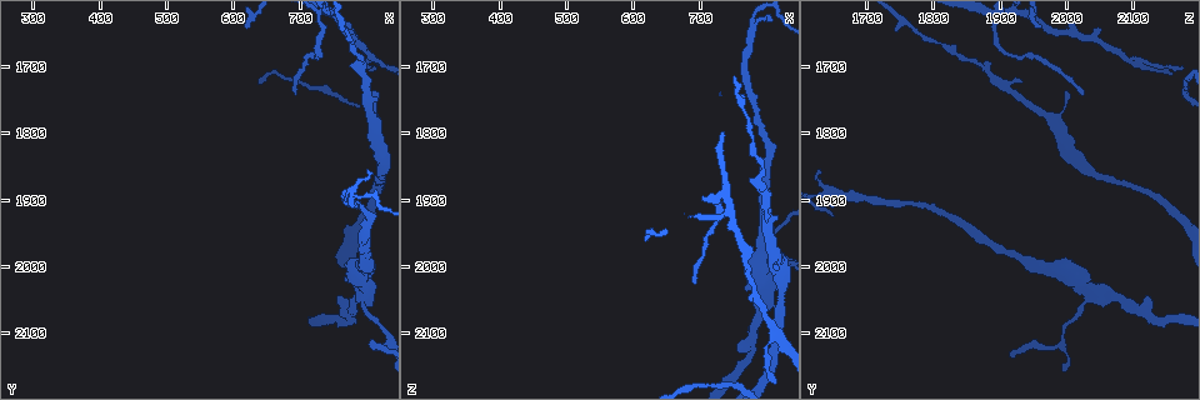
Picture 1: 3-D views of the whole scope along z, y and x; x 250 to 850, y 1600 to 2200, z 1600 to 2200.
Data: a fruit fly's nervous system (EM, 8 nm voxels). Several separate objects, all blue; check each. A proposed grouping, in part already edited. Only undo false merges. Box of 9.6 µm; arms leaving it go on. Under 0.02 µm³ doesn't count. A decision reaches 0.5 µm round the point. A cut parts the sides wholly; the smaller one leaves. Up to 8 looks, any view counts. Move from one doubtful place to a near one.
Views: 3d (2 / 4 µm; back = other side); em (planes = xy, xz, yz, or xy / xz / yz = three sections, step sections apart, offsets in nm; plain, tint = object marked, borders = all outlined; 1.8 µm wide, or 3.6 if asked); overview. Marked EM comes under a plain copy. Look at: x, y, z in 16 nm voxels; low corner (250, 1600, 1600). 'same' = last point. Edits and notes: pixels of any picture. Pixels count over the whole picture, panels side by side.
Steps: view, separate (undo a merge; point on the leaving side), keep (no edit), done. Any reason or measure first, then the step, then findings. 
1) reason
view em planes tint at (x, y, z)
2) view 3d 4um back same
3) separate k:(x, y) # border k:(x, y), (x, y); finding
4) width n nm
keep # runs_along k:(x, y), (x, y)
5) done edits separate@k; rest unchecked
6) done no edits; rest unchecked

thick turns thin
view 3d 2um back at (810, 1775, 1975)

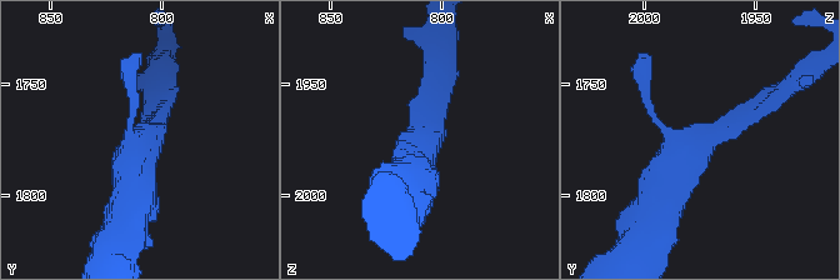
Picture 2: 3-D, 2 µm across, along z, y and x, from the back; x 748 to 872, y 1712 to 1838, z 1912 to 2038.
view em planes tint at (809, 1776, 1973)

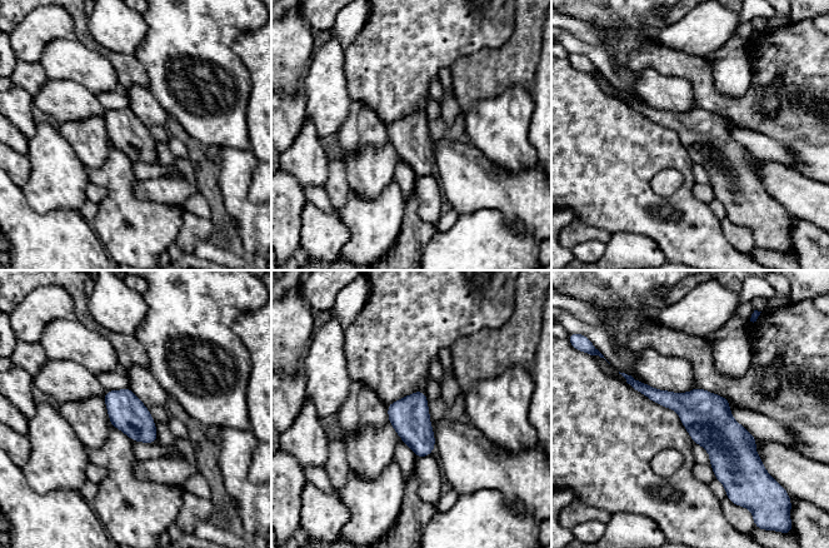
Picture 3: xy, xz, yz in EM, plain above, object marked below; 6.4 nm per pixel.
keep # runs_along 3:(629, 379), (679, 402), (730, 474); one cell here

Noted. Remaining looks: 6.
view em xz step 4 tint at (795, 2040, 2035)

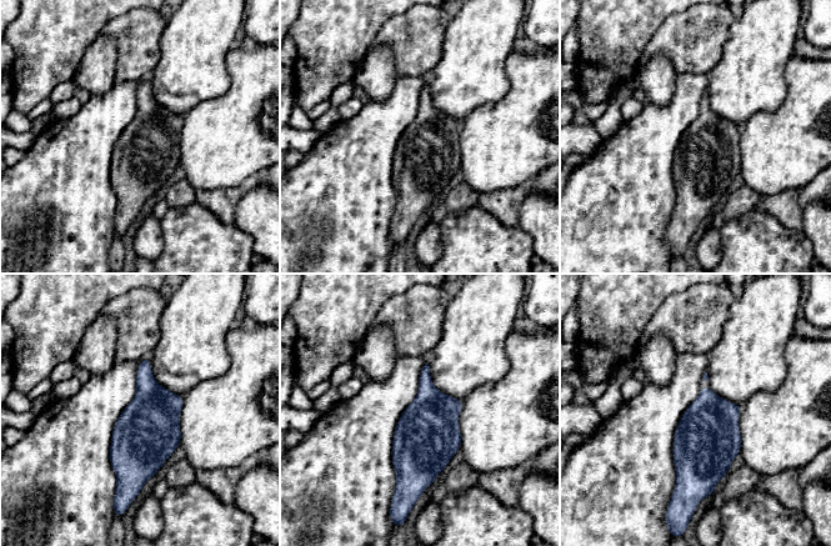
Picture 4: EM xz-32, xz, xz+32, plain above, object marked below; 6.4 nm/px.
view em yz step 8 tint same

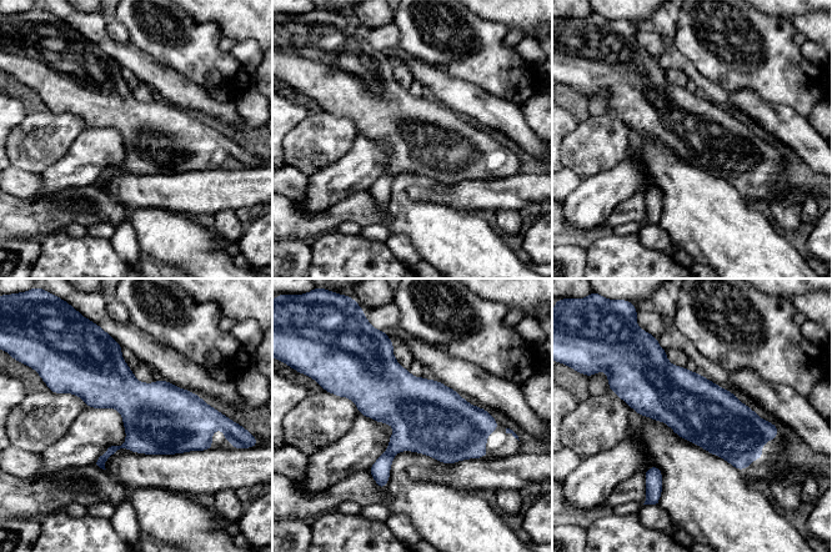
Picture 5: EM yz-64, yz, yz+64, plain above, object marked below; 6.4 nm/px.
keep # continuous, no second cell

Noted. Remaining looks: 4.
a narrow waist
view 3d 4um at (795, 1690, 1845)

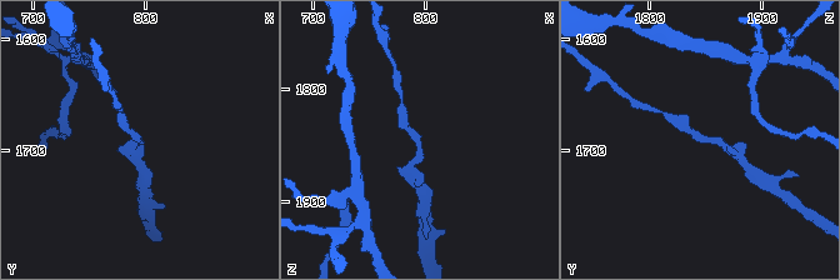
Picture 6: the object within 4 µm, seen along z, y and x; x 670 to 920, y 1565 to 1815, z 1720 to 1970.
shape alone is not enough
view em planes tint at (794, 1690, 1850)

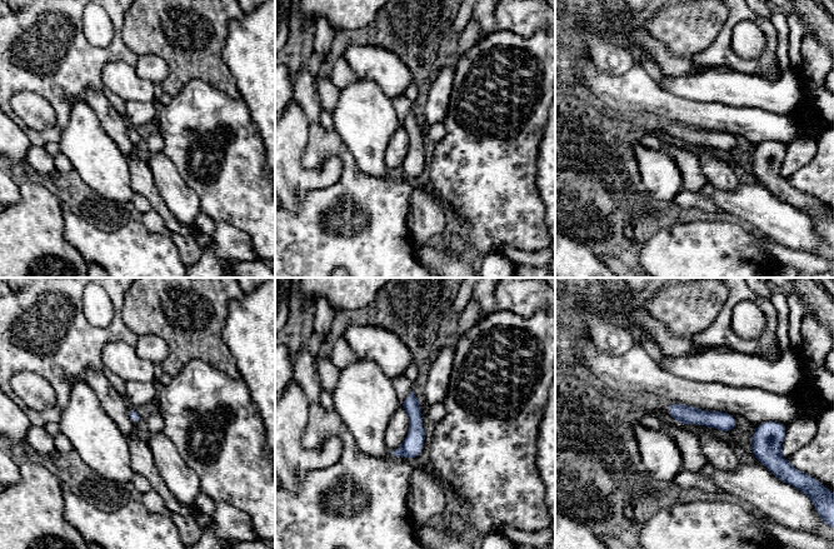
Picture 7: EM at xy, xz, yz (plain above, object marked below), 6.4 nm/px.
width 70 nm
keep # runs_along 7:(670, 409), (687, 415), (733, 422); one cell here

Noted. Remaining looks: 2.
done no edits; rest unchecked

